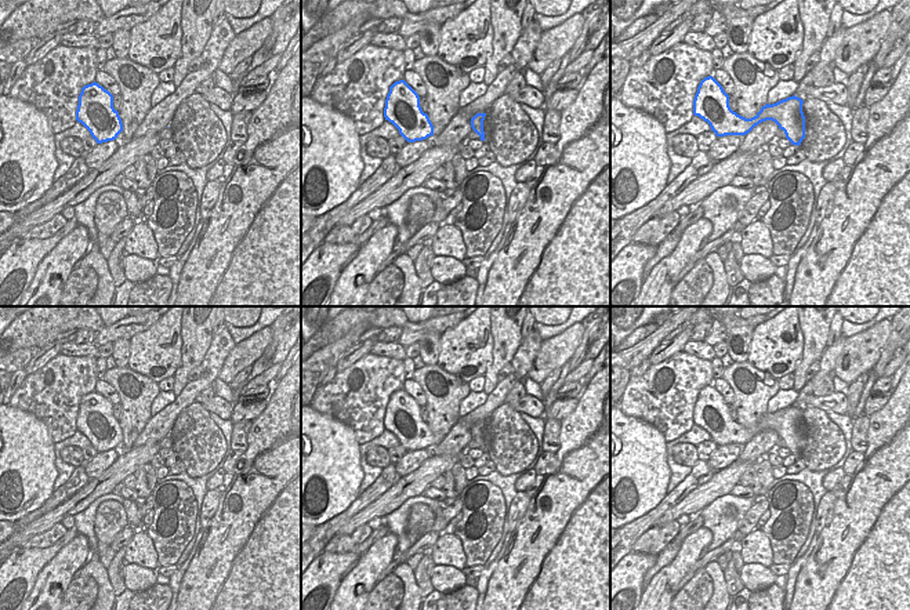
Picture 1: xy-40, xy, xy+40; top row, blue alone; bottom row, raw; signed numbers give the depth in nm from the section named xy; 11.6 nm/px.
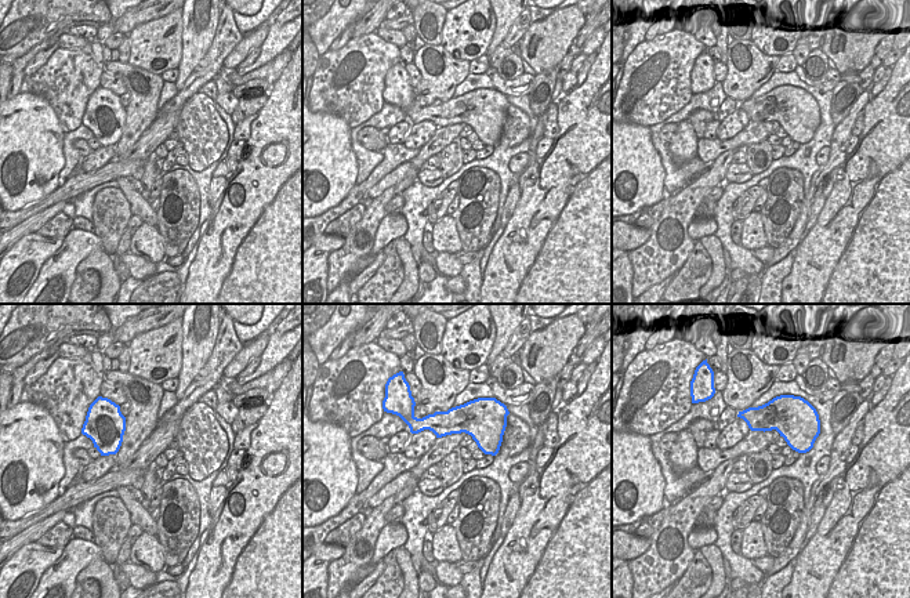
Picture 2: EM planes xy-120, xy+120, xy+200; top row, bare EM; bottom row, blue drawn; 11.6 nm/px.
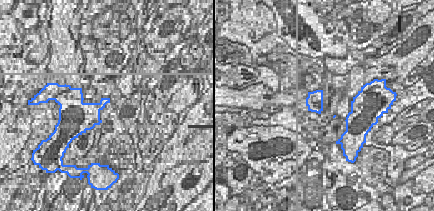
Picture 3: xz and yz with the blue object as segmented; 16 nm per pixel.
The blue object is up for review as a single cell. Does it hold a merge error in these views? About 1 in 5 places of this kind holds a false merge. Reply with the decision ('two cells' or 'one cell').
one cell

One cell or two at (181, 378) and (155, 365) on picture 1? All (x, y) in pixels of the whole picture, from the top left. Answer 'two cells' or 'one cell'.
two cells

